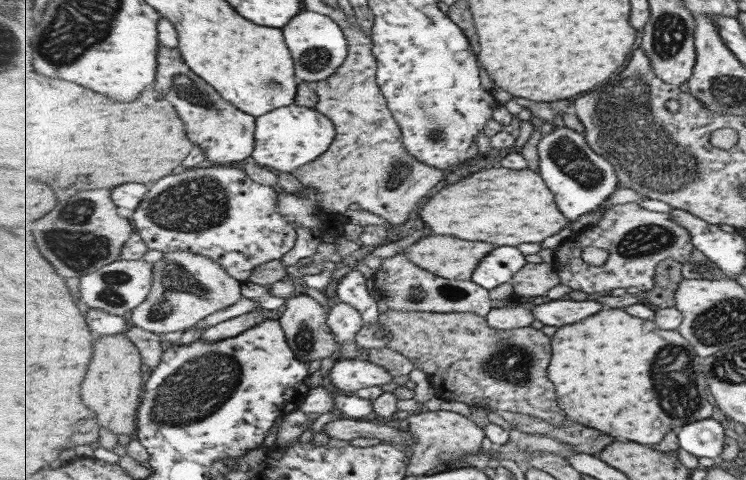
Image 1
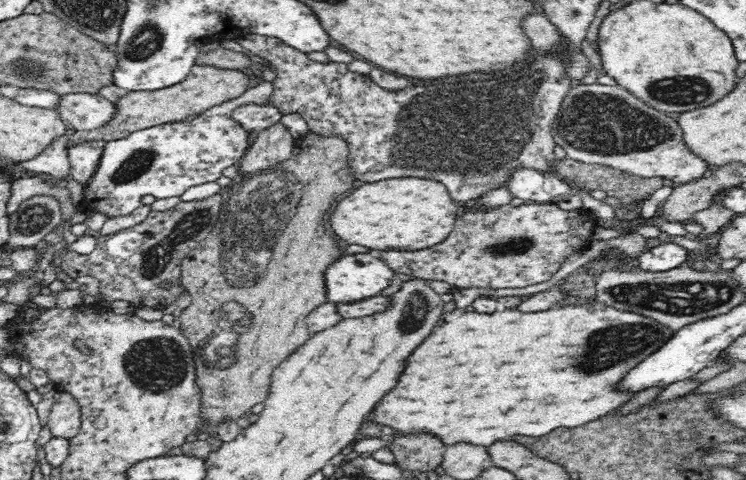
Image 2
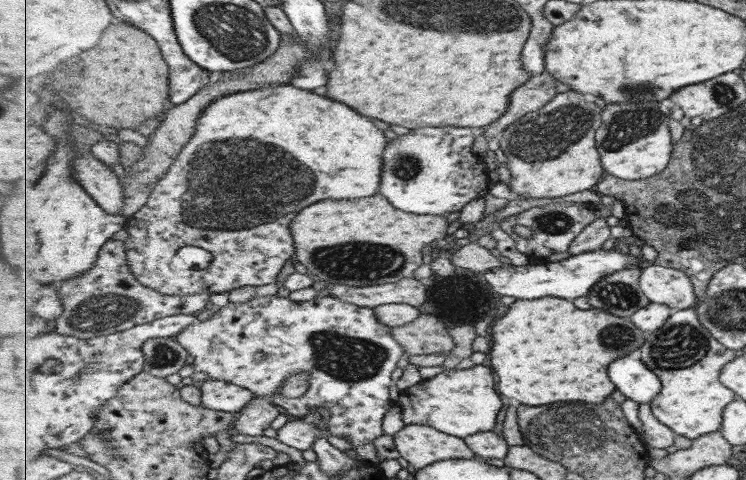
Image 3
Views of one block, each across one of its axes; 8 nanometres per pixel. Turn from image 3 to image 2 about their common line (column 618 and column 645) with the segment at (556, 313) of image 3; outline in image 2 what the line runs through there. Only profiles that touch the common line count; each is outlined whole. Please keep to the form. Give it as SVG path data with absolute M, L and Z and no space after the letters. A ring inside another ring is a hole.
M595 299L582 304L560 305L553 308L554 310L544 310L544 312L520 312L514 308L514 310L494 312L494 314L478 314L475 310L469 312L456 307L453 311L443 312L440 316L440 324L436 324L432 336L428 336L428 340L420 346L420 352L416 352L416 356L412 356L412 364L408 364L408 372L400 378L400 384L394 390L390 390L386 394L386 398L382 398L376 404L376 408L366 416L366 421L388 426L395 432L412 432L412 428L424 428L426 432L436 432L446 446L466 441L488 447L496 441L506 441L514 435L539 437L556 428L577 427L594 422L594 420L610 414L612 410L618 410L624 404L628 404L639 392L620 390L620 384L624 382L626 374L632 368L636 368L636 364L646 360L650 354L658 352L666 344L666 340L670 340L674 334L668 326L664 326L648 316L642 316L636 312L622 312L622 310L597 302ZM614 316L620 316L620 318L614 320ZM600 320L608 320L608 322L600 328ZM650 336L652 336L652 340L650 340Z

